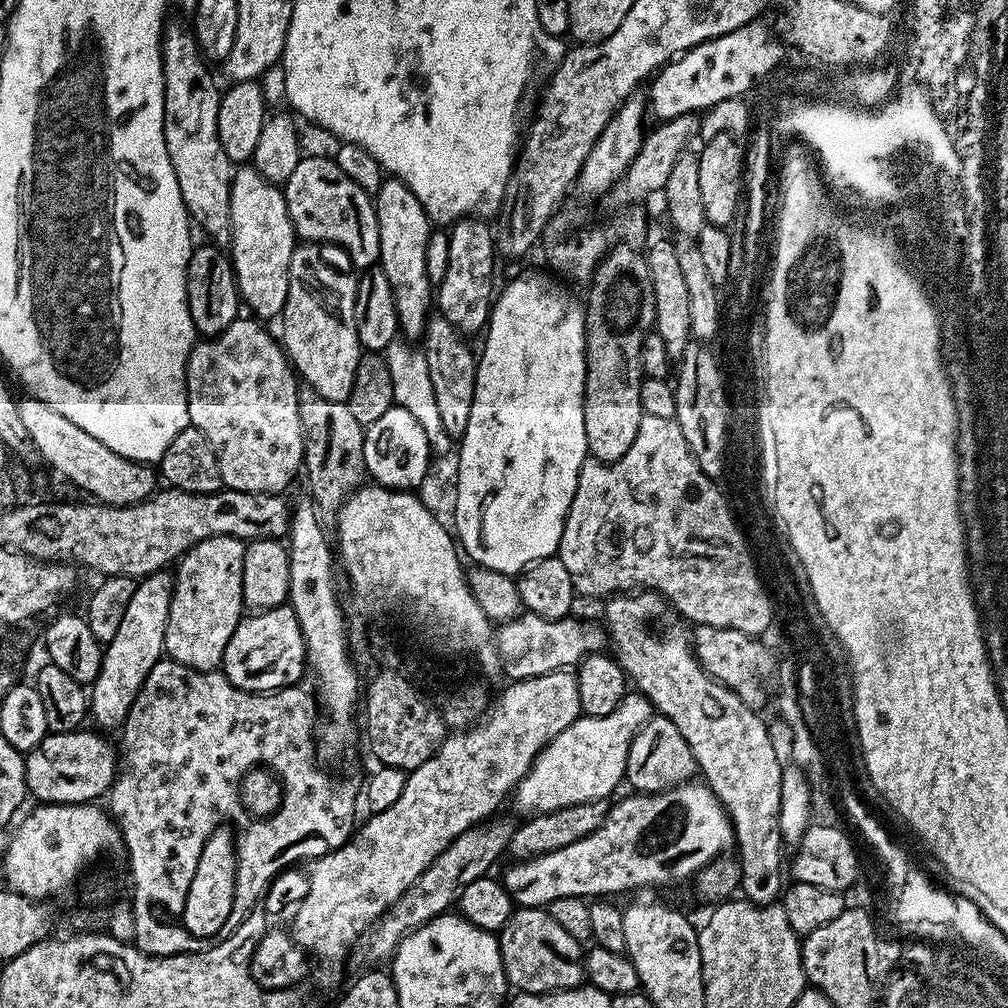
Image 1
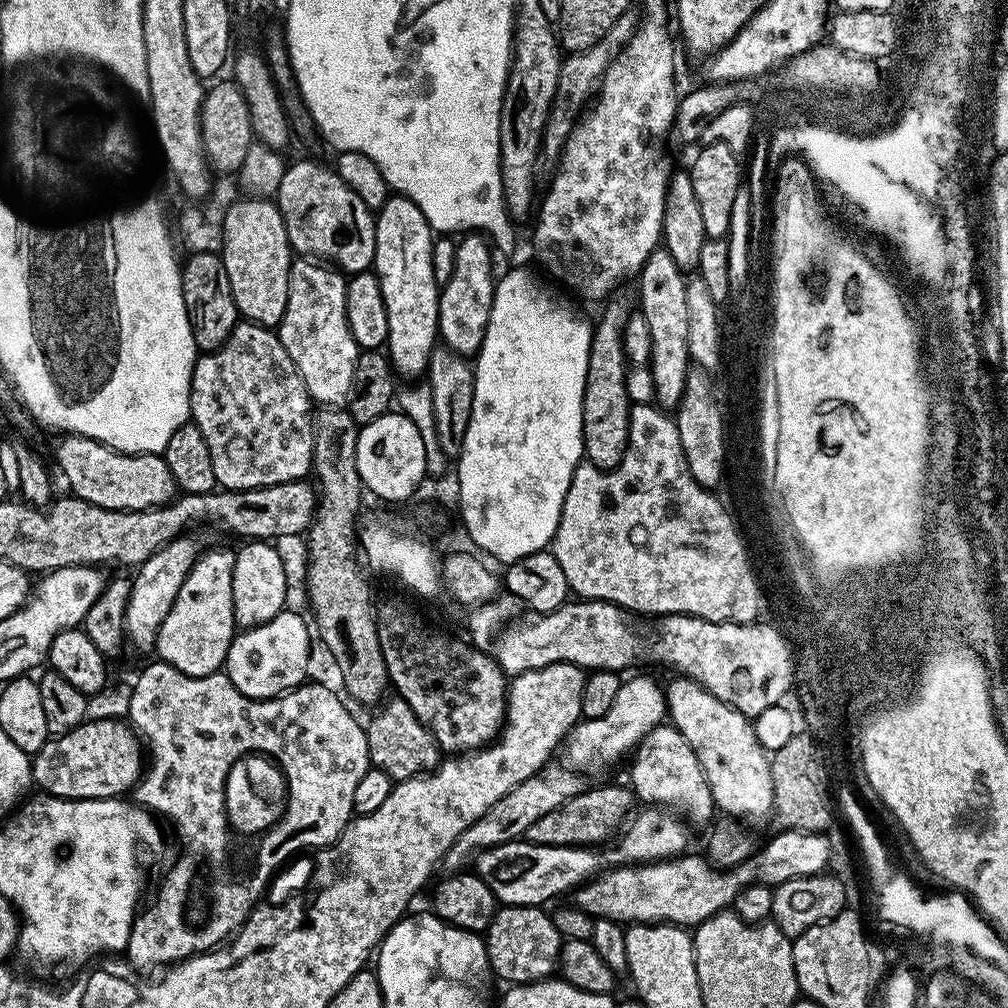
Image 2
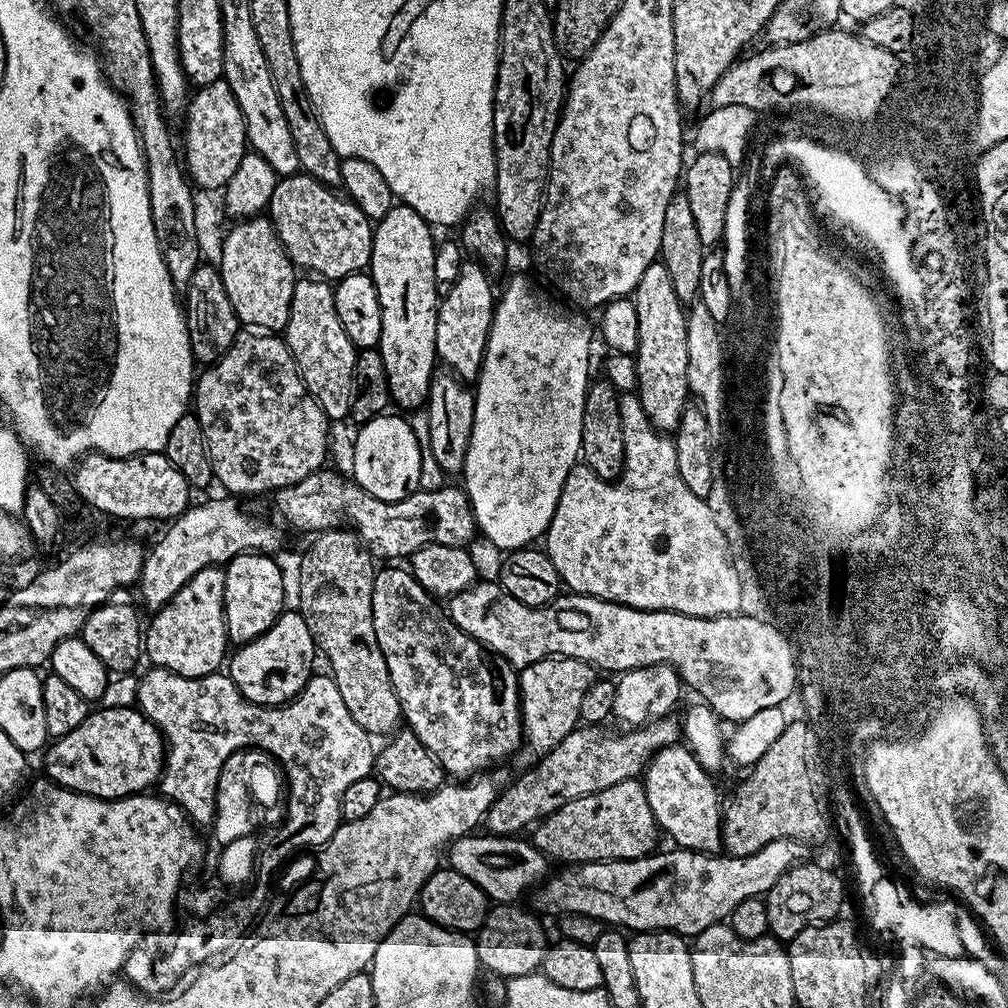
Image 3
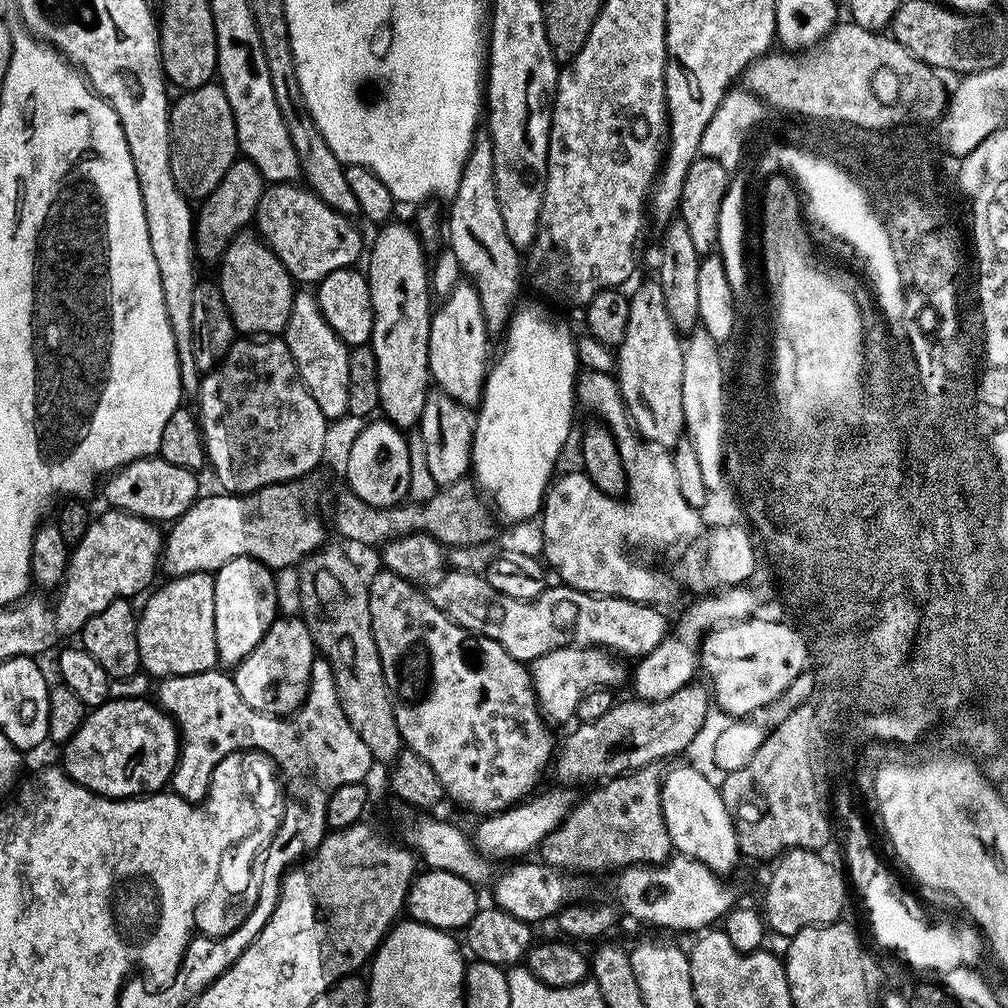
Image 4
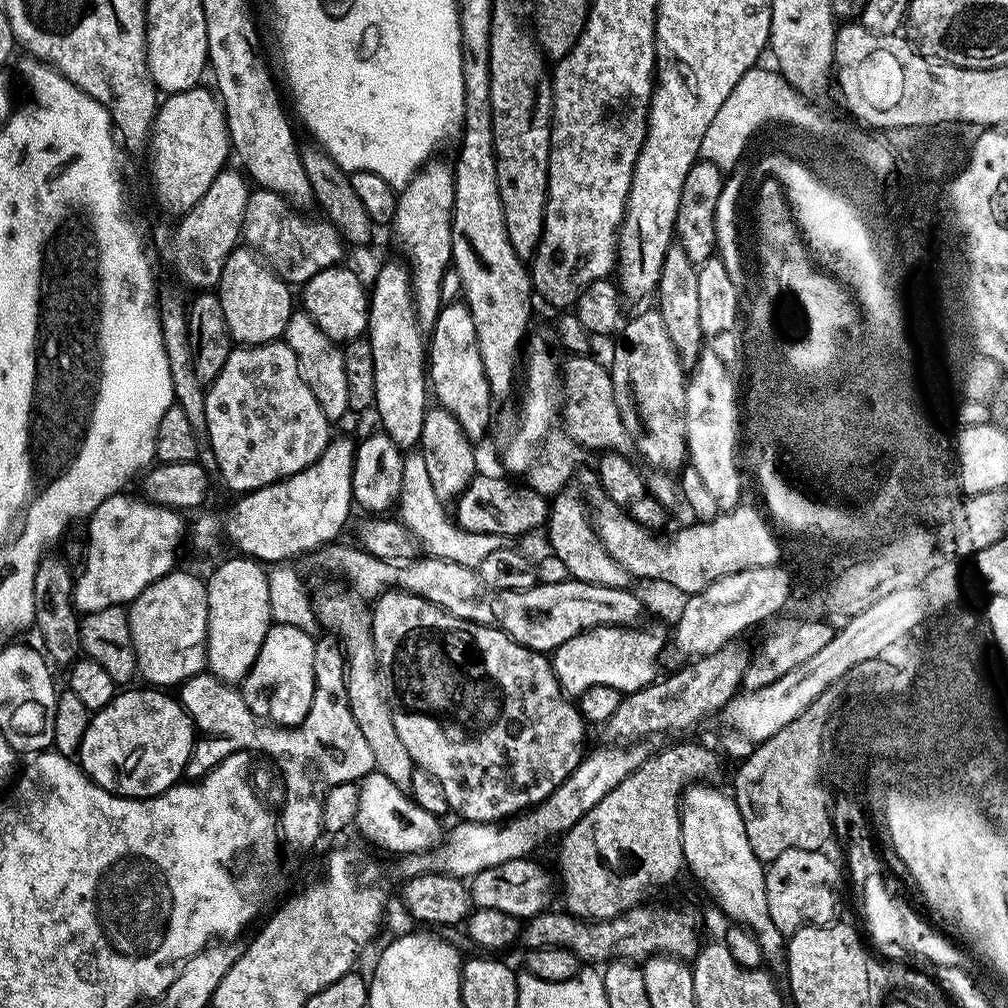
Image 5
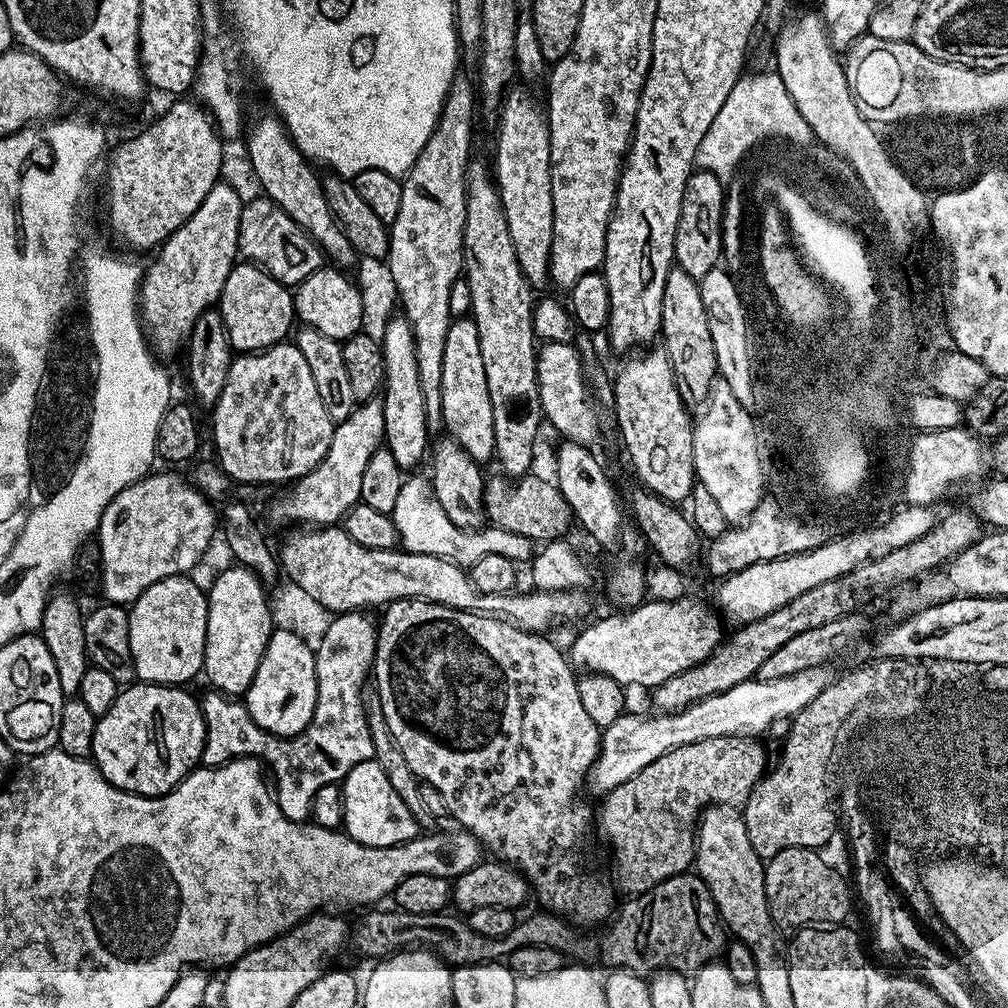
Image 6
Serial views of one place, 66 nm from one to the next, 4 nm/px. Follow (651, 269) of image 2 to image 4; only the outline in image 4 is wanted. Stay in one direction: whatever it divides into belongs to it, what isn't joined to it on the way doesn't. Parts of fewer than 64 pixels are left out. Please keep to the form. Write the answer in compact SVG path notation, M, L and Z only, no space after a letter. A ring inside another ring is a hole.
M652 278L645 284L638 285L636 293L631 293L628 305L630 314L626 324L626 334L618 345L614 375L620 385L620 393L628 407L630 418L636 429L640 431L640 437L658 448L672 450L686 432L682 408L682 366L685 345L682 343L681 333L667 313L666 298L662 298L659 279Z

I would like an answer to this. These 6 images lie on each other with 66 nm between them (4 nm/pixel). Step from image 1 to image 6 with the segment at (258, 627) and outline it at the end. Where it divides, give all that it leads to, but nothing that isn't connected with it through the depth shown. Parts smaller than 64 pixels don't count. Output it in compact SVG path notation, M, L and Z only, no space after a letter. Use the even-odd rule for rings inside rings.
M276 628L266 642L258 674L242 697L250 718L275 736L297 736L307 726L316 705L316 654L296 634Z

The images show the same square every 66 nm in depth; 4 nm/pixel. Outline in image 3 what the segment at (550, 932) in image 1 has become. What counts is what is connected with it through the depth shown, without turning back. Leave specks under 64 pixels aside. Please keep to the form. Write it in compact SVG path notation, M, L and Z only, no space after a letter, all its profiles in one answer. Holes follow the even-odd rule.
M510 903L489 907L482 926L474 934L478 962L485 973L505 978L530 975L544 963L544 951L548 949L550 940L544 937L541 917L535 911L527 912L516 907L520 906Z

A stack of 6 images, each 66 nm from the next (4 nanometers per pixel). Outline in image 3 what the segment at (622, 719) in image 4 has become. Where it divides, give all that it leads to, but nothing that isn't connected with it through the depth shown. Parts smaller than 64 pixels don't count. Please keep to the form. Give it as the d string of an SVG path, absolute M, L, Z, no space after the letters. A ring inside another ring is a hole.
M672 716L639 725L624 734L600 735L597 725L577 726L562 742L535 761L532 772L524 772L508 789L501 791L488 808L487 831L493 836L512 836L531 829L558 806L586 794L597 793L618 782L637 779L660 750L673 747L682 736L681 723Z

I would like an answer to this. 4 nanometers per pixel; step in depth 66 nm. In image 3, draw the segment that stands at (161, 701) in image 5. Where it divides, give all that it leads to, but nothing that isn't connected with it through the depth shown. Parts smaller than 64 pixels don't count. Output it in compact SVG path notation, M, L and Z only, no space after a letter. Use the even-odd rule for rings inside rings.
M139 707L100 708L89 711L86 722L70 730L70 734L57 736L47 745L44 756L43 775L53 780L61 788L69 788L87 796L96 796L99 800L123 800L125 796L143 793L160 776L166 765L166 741L160 730L150 718L146 718Z

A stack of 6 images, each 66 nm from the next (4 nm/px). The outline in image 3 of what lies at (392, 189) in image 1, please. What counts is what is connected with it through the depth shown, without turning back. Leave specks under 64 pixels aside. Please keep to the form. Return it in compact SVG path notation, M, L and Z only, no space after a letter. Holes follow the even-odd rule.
M397 203L386 214L386 218L375 221L372 234L372 263L370 275L378 290L378 306L382 306L382 334L379 350L382 363L386 365L386 382L391 403L407 410L425 407L430 390L430 382L438 368L436 355L436 309L438 289L434 278L434 258L437 241L432 240L433 229L410 206Z

